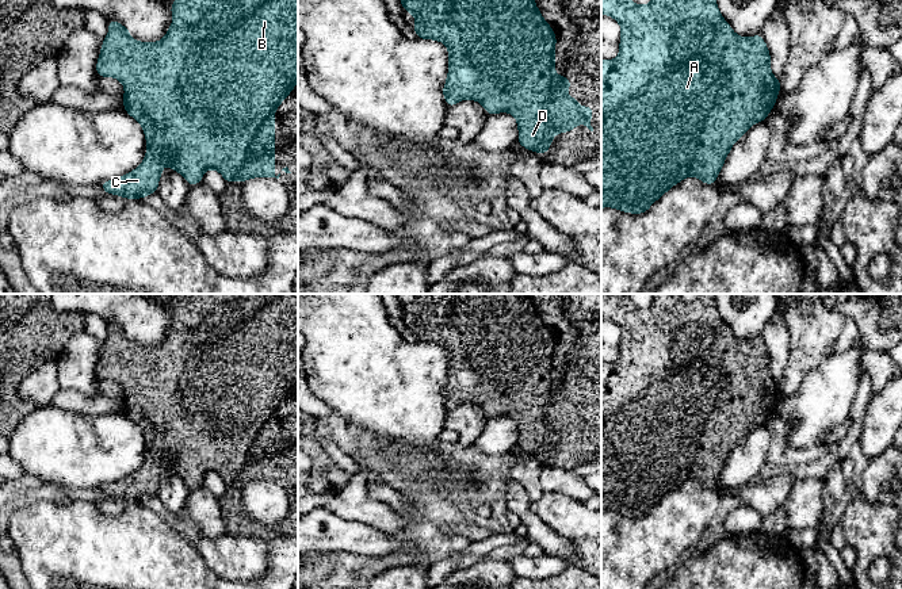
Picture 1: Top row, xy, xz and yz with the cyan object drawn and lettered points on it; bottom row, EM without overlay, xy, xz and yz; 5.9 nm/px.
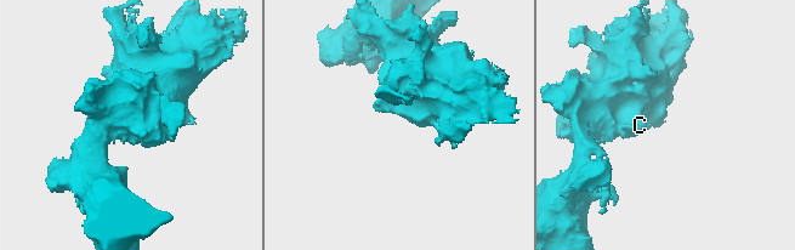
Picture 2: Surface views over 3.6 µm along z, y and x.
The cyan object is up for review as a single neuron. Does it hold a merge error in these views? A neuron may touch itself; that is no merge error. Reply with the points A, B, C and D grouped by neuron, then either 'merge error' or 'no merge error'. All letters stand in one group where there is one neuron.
groups A B C D; no merge error

